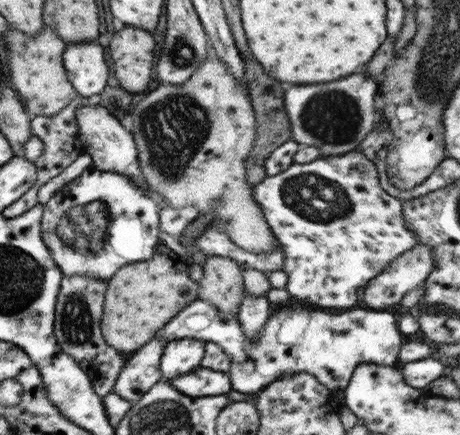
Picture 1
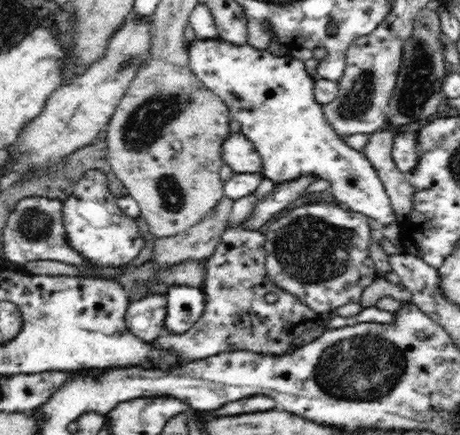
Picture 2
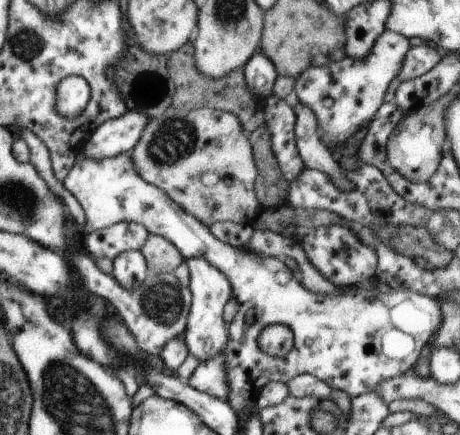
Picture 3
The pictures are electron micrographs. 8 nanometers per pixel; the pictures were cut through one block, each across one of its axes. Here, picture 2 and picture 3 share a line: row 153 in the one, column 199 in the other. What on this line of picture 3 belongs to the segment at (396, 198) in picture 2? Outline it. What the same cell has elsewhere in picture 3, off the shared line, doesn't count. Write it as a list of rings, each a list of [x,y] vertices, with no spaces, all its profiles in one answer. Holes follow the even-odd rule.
[[[225,348],[209,358],[207,362],[199,362],[199,366],[193,370],[189,382],[191,388],[209,394],[213,398],[225,400],[229,396],[229,370],[227,370],[227,354]]]

